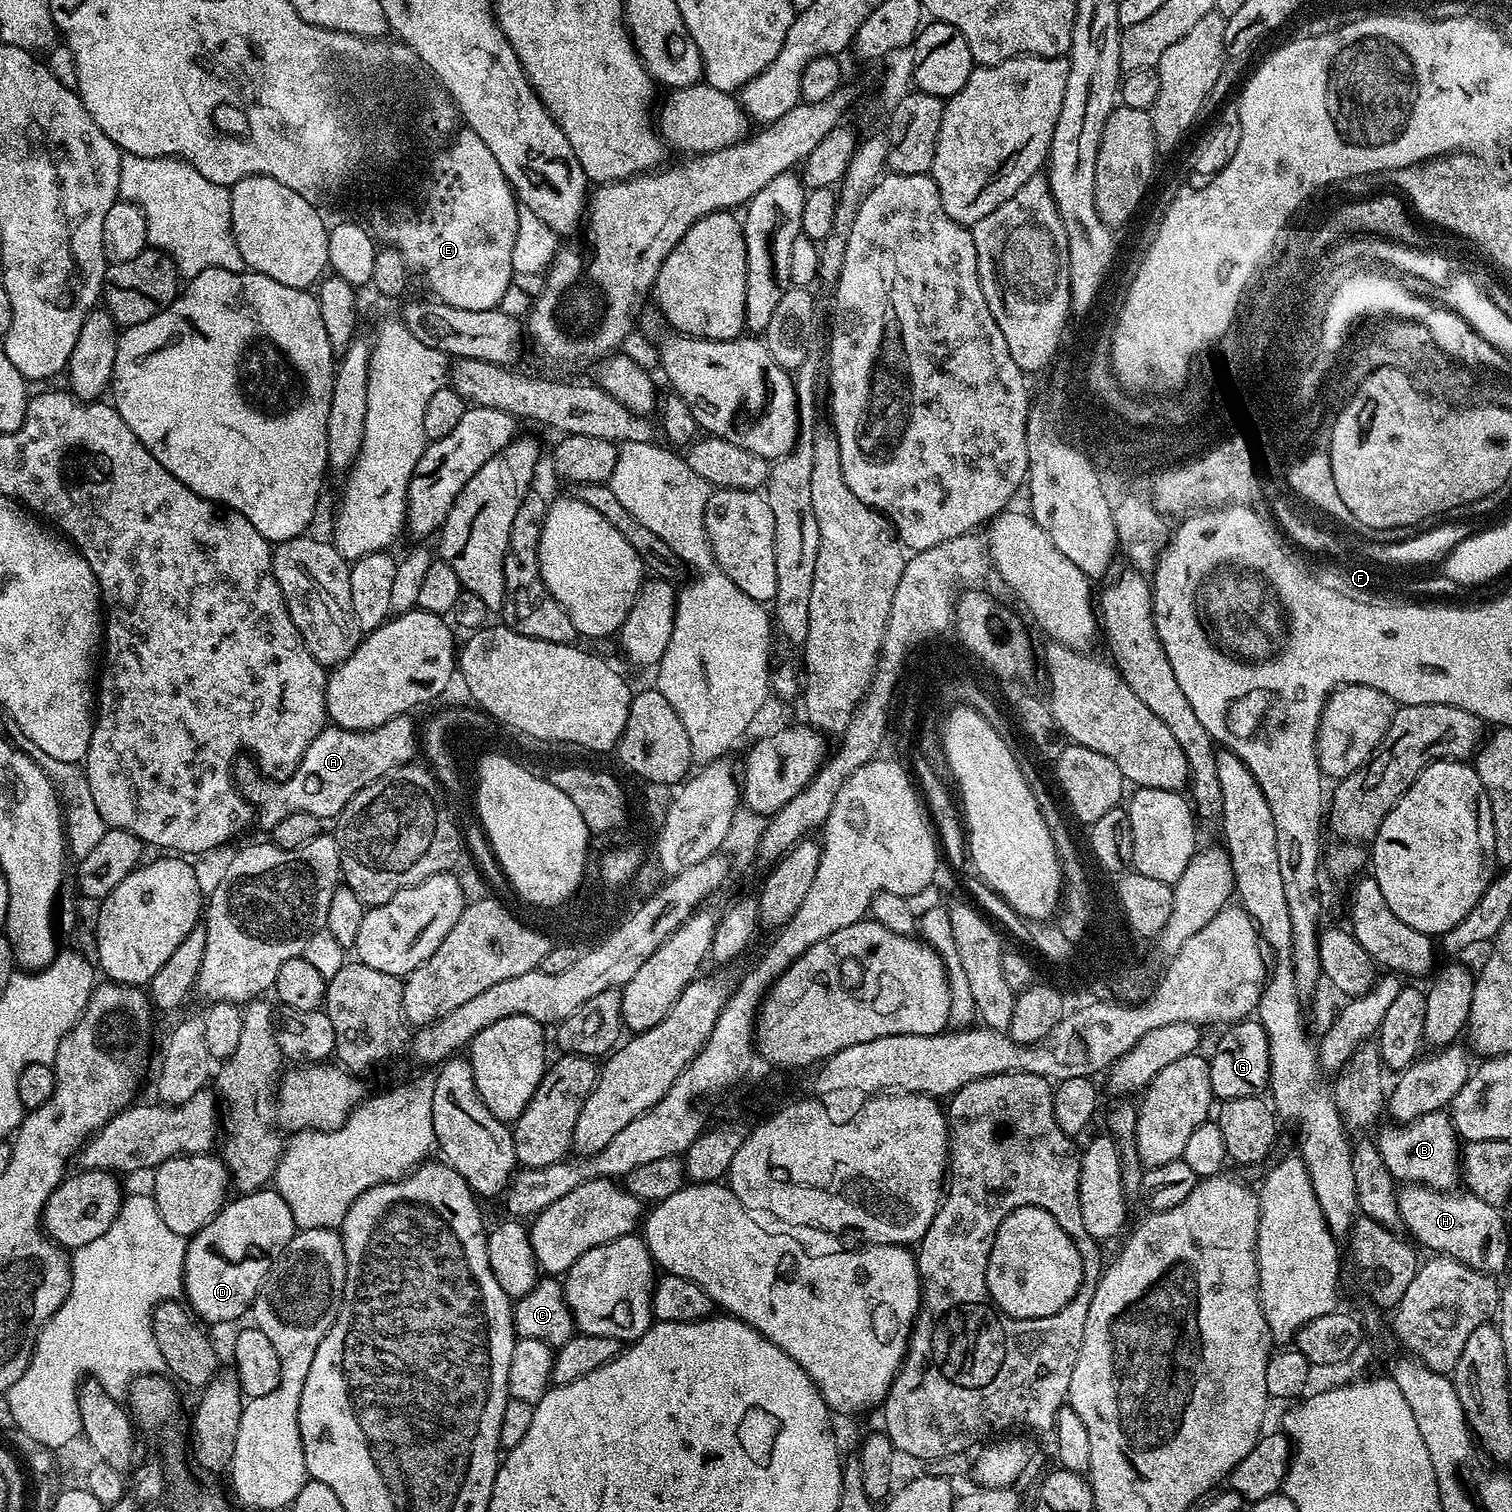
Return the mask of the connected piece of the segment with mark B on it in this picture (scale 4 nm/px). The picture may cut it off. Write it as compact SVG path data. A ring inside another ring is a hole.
M1441 1110L1422 1114L1415 1120L1404 1123L1388 1122L1388 1125L1374 1136L1382 1162L1397 1182L1425 1184L1427 1188L1452 1190L1462 1180L1462 1141L1452 1125L1452 1117Z

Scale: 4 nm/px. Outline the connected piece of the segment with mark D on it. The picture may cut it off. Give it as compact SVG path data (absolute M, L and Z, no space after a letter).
M265 1186L259 1192L240 1194L235 1198L229 1199L219 1214L187 1241L183 1295L188 1296L187 1307L208 1326L228 1324L251 1309L252 1301L263 1286L268 1271L298 1231L294 1214L290 1214L290 1206L286 1206L286 1198L282 1198L275 1187Z

